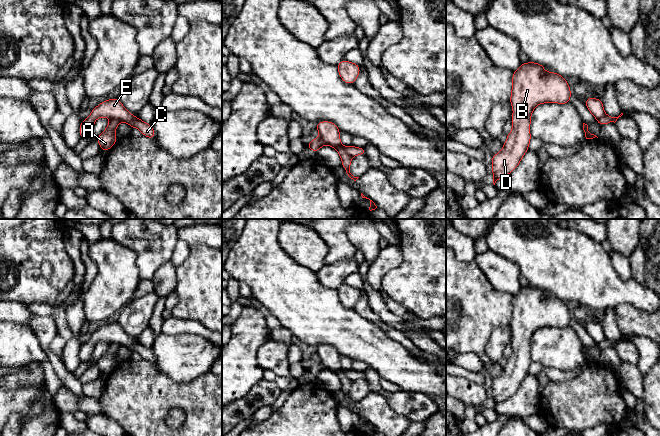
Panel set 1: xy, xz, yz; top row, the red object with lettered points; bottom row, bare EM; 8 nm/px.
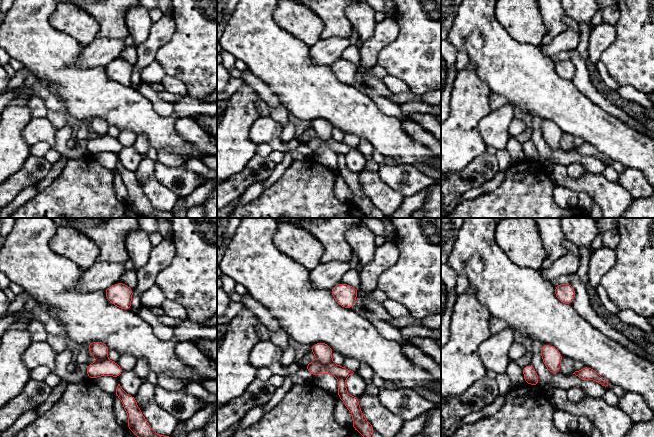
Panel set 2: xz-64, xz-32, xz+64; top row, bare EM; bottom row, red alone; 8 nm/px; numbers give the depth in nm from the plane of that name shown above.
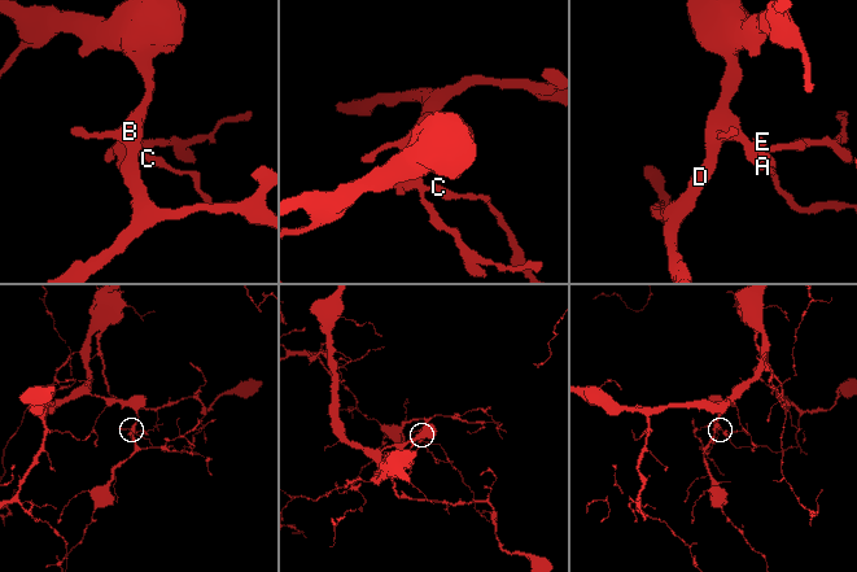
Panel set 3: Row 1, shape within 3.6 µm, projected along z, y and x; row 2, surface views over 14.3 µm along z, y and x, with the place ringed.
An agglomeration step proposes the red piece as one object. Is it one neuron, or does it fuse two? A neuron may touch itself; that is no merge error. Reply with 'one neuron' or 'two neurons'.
one neuron

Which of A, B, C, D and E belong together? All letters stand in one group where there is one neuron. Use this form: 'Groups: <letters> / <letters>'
Groups: A B C D E

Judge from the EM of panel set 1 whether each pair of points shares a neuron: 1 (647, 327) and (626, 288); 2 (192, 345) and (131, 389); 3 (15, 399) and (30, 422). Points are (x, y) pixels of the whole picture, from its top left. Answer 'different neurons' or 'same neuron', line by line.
1: different neurons
2: different neurons
3: same neuron

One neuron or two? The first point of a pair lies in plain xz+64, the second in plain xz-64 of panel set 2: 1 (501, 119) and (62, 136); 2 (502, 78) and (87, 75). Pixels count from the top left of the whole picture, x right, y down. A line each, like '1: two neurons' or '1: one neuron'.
1: two neurons
2: one neuron

